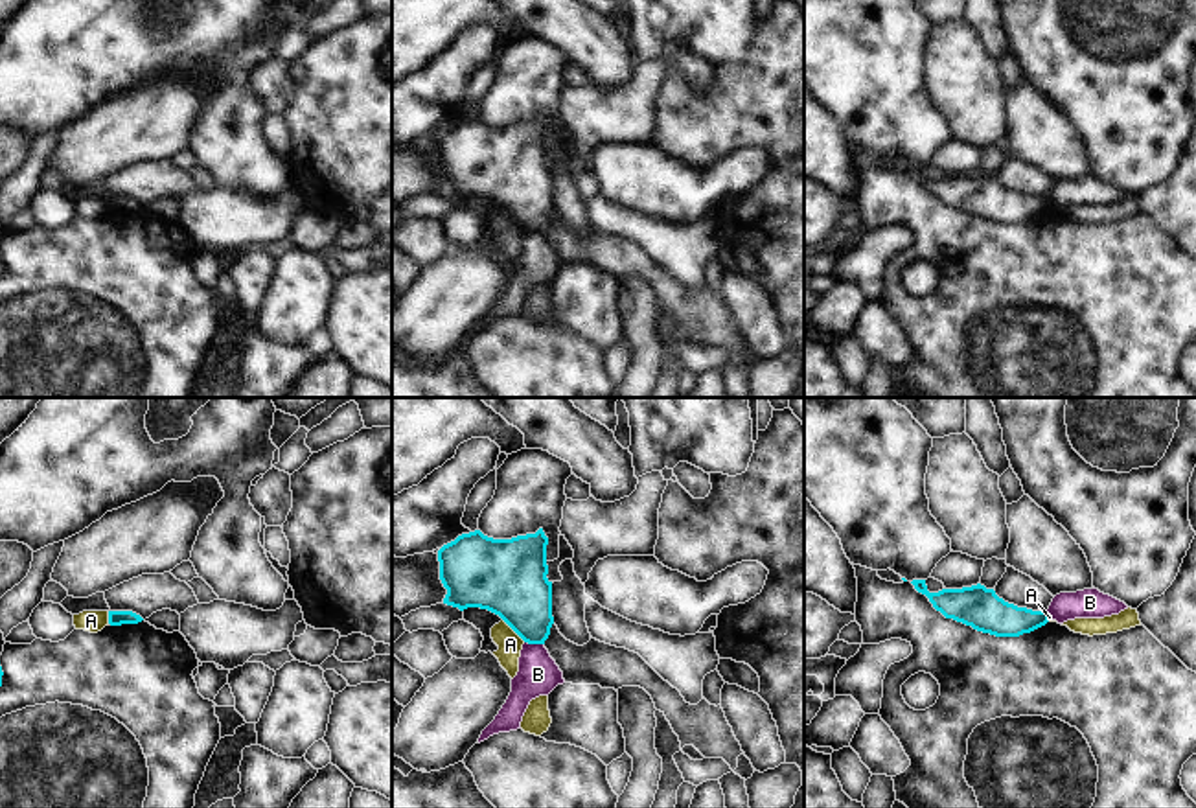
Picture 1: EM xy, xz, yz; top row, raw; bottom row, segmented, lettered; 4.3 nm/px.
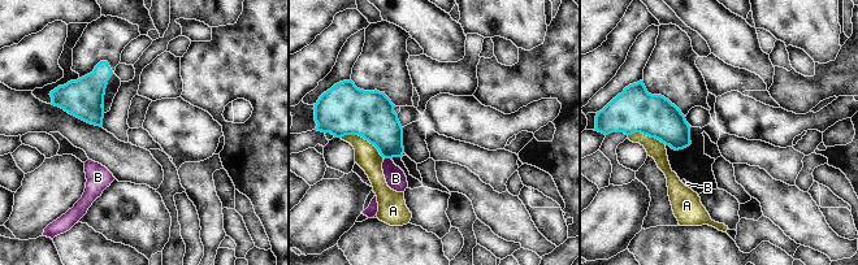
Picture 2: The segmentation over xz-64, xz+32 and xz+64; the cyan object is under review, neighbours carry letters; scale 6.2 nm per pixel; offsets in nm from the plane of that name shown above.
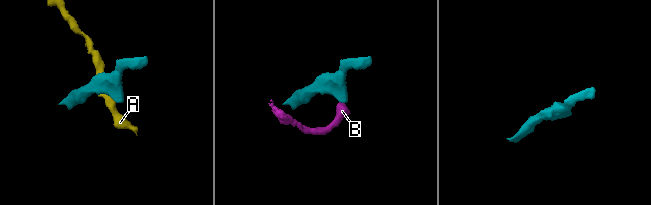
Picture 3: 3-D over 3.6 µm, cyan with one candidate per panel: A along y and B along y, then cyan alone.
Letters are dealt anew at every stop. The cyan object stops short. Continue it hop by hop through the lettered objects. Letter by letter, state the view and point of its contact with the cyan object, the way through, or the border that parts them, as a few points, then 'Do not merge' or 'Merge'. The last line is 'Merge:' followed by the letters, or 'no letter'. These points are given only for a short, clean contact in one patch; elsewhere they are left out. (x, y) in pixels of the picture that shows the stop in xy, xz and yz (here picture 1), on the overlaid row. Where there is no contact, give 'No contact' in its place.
A: Touches cyan at xz (514, 630). Do not merge
B: Touches cyan at xz (534, 643). Boundary: xz (525, 641), (543, 645). Do not merge
Merge: no letter.

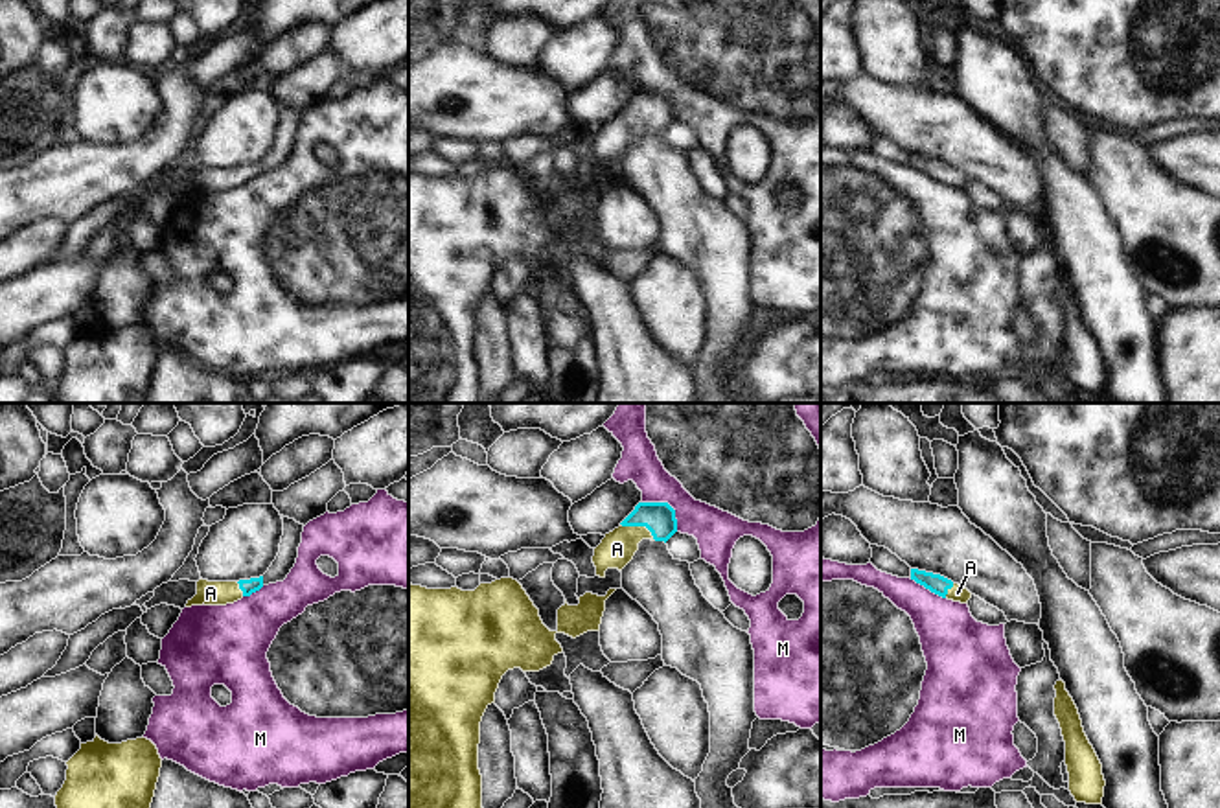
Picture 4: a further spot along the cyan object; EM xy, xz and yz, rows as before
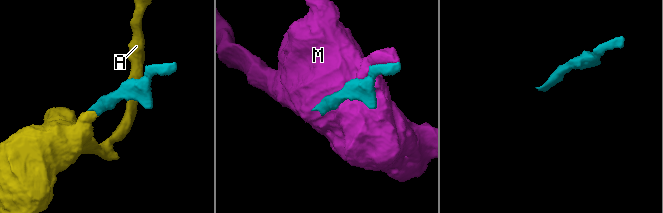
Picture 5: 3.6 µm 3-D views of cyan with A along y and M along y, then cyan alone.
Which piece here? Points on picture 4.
A: Touches cyan at xz (639, 525). Path across: xz (659, 518), (639, 525), (617, 549). Merge
M: Touches cyan at xz (668, 505). Do not merge
Merge: A.

